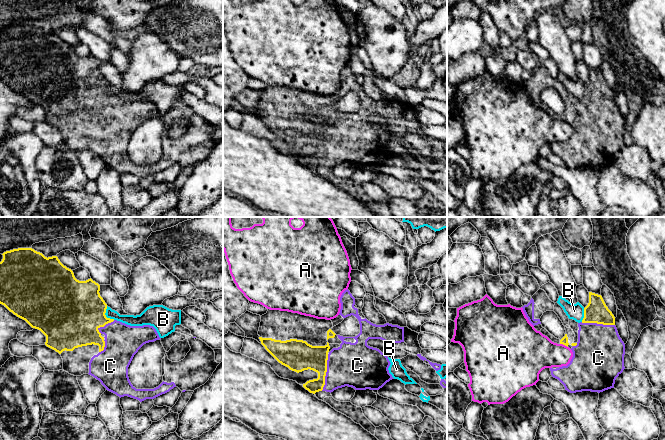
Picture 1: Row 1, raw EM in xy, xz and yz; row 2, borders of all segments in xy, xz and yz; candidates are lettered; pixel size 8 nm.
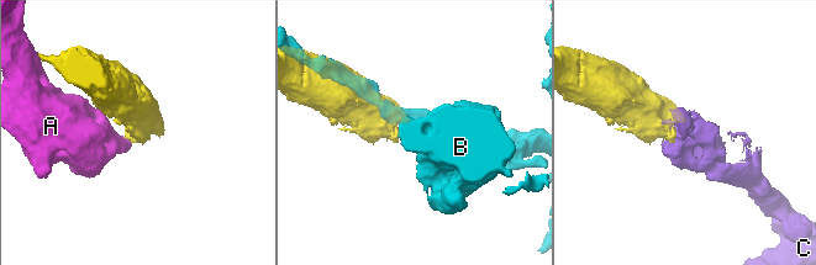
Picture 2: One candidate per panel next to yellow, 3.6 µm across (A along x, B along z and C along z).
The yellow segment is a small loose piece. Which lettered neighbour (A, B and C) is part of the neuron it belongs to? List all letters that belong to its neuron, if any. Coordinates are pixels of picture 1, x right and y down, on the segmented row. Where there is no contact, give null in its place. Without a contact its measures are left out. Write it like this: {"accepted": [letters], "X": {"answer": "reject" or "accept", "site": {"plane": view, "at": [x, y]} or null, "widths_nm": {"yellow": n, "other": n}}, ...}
{"accepted": ["C"], "A": {"answer": "reject", "site": {"plane": "yz", "at": [564, 344]}, "widths_nm": {"yellow": 60, "other": 300}}, "B": {"answer": "reject", "site": {"plane": "xy", "at": [105, 315]}, "widths_nm": {"yellow": 460, "other": 90}}, "C": {"answer": "accept", "site": {"plane": "xz", "at": [326, 371]}, "widths_nm": {"yellow": 240, "other": 360}}}

